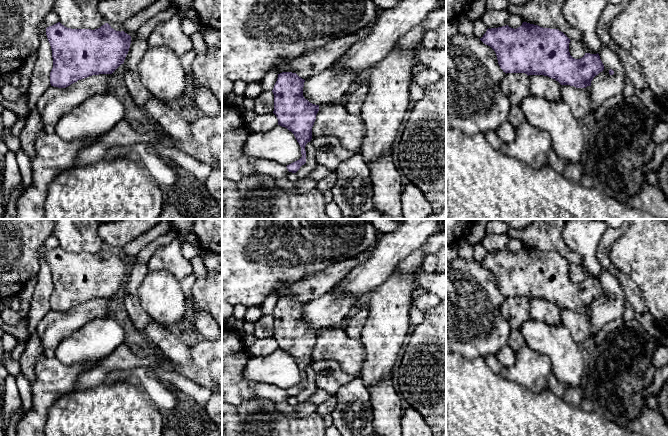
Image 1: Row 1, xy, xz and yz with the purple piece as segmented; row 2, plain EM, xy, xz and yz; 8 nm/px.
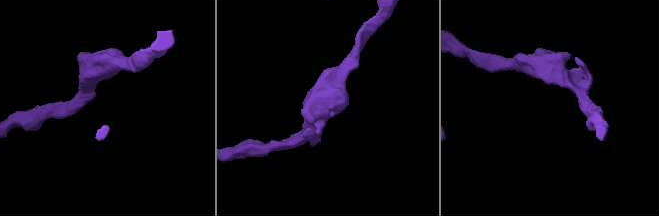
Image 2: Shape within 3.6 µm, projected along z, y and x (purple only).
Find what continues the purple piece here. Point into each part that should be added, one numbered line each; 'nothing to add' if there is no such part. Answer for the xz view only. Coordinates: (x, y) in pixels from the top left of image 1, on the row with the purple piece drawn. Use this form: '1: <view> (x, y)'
nothing to add

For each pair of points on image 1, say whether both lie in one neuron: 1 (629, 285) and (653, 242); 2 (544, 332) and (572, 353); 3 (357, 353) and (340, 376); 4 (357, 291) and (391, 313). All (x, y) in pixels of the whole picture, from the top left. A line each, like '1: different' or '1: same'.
1: different
2: same
3: different
4: different

